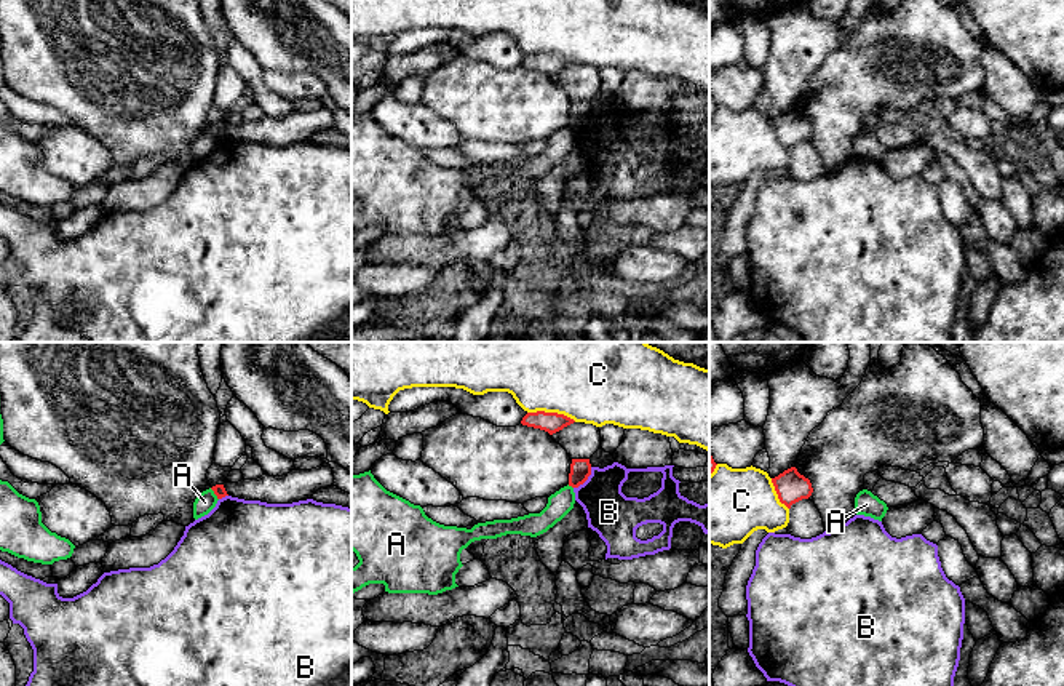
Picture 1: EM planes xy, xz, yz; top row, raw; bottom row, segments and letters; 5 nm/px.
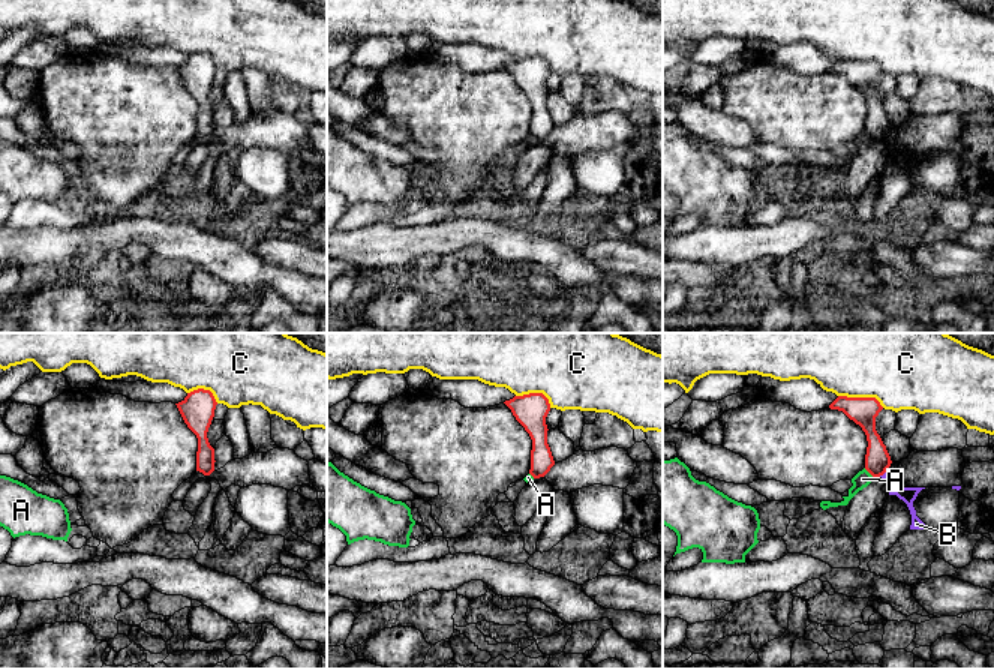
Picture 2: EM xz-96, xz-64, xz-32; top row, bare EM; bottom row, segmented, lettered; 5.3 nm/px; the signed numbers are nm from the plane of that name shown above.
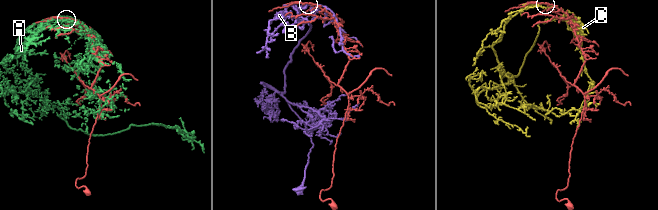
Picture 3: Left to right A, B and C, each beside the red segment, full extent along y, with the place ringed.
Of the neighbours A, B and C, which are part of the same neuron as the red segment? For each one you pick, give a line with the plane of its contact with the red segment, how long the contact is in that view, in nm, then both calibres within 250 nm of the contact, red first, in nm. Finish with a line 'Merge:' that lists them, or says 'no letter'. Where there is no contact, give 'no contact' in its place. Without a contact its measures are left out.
Merge: no letter

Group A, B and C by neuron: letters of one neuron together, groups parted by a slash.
A / B / C

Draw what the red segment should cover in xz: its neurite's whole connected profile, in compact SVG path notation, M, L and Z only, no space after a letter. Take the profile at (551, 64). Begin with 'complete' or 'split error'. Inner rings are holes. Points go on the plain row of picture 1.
complete | M537 53L537 54L527 54L521 66L534 70L540 70L548 74L550 77L562 72L564 69L574 66L575 62L558 54L545 54L545 53Z

